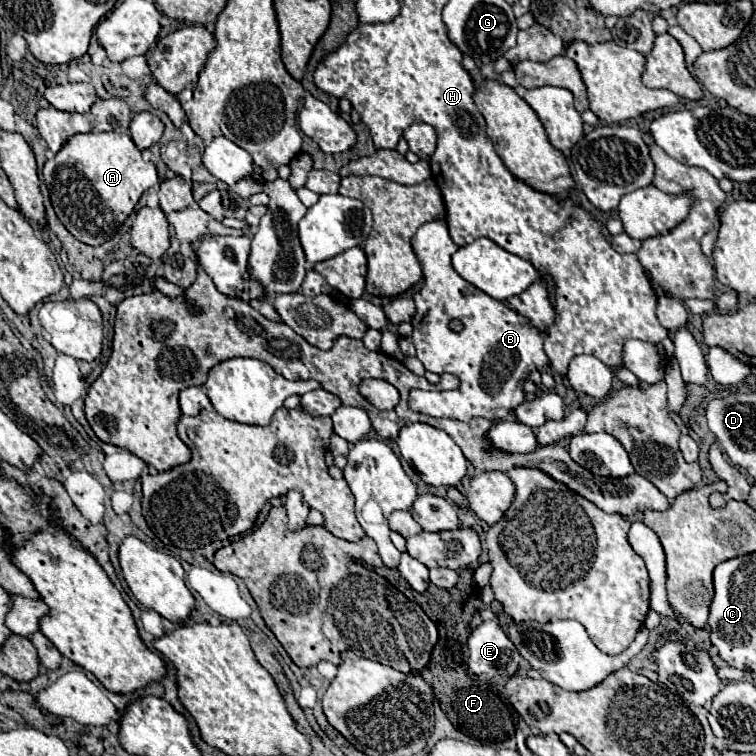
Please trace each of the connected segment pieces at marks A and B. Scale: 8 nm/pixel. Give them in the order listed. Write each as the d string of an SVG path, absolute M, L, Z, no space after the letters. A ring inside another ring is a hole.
M91 131L71 137L71 141L45 163L43 179L61 223L75 239L93 247L109 241L131 215L141 195L159 183L155 165L143 161L133 139L127 133L119 135L113 131Z
M431 221L423 225L415 237L413 237L413 249L421 261L423 267L423 279L425 285L419 293L415 293L415 305L417 313L413 323L413 335L411 341L417 349L417 359L425 365L427 371L433 373L453 373L461 379L461 387L455 391L411 391L409 395L409 407L413 411L431 415L431 417L453 417L459 421L469 421L473 417L483 417L489 421L501 421L505 419L517 405L523 403L523 383L527 375L533 369L541 370L548 364L548 357L543 353L543 339L545 333L539 333L535 327L529 325L525 317L519 317L513 309L507 309L505 303L489 297L475 285L467 283L463 277L459 277L451 265L451 255L459 249L445 225L445 221ZM451 321L459 321L463 325L461 331L451 329Z

